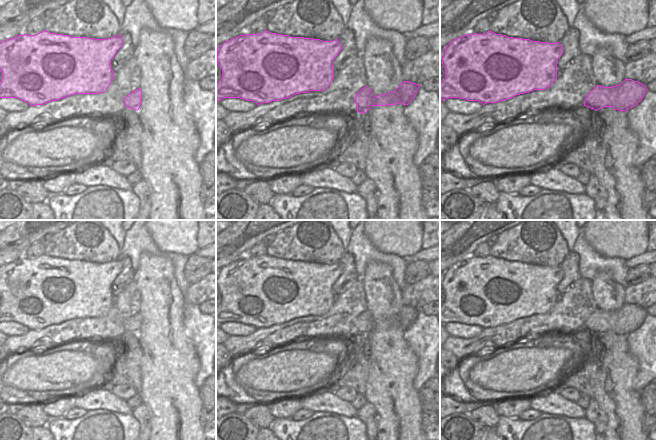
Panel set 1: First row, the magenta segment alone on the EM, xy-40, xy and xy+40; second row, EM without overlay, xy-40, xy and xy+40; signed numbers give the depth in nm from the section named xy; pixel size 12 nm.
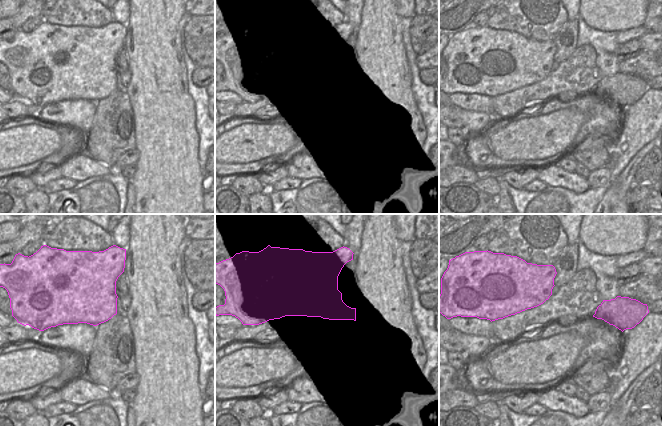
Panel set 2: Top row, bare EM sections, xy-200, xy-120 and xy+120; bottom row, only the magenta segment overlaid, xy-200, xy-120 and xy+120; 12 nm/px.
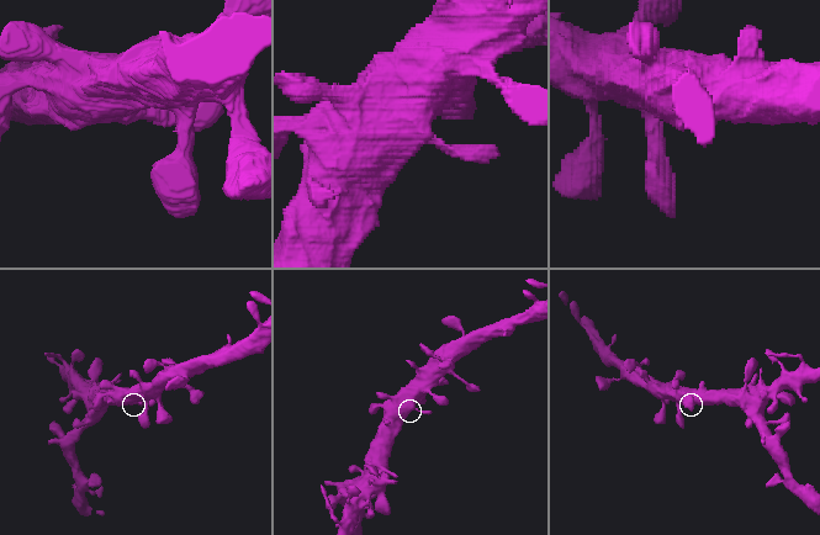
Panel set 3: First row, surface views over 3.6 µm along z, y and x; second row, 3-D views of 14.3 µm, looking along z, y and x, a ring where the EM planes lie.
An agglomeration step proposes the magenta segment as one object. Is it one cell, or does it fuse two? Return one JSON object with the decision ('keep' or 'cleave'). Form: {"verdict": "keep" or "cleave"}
{"verdict": "keep"}

